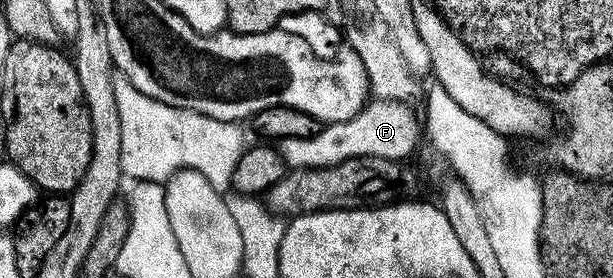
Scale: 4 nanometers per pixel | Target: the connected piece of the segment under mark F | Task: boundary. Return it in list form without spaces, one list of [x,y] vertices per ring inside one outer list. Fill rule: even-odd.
[[[374,99],[371,100],[365,108],[361,109],[358,114],[355,115],[352,119],[348,119],[347,121],[335,121],[333,123],[327,124],[325,127],[319,128],[322,129],[319,131],[311,132],[309,137],[287,137],[285,140],[281,142],[280,145],[280,152],[282,157],[287,163],[287,166],[291,170],[299,171],[303,169],[316,169],[316,168],[328,168],[334,164],[340,164],[344,163],[345,160],[352,159],[353,157],[360,157],[360,156],[383,156],[384,159],[390,159],[390,160],[396,160],[401,161],[403,159],[409,158],[408,155],[410,152],[413,151],[414,148],[418,145],[418,131],[420,135],[420,129],[418,126],[418,129],[416,126],[414,126],[414,121],[412,118],[409,117],[408,114],[406,114],[405,104],[401,100],[379,100]]]

